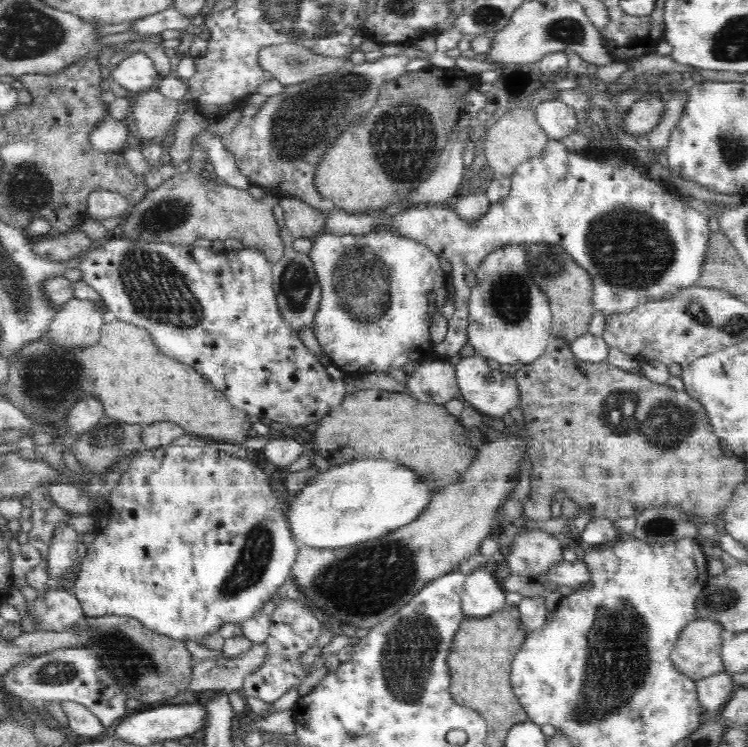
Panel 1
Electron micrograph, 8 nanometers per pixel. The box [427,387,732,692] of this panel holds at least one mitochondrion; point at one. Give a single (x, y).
(661, 525)

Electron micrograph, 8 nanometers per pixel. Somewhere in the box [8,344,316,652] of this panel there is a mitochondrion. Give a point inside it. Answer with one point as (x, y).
(46, 380)

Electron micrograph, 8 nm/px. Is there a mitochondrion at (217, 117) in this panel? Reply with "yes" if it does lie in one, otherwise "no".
no

